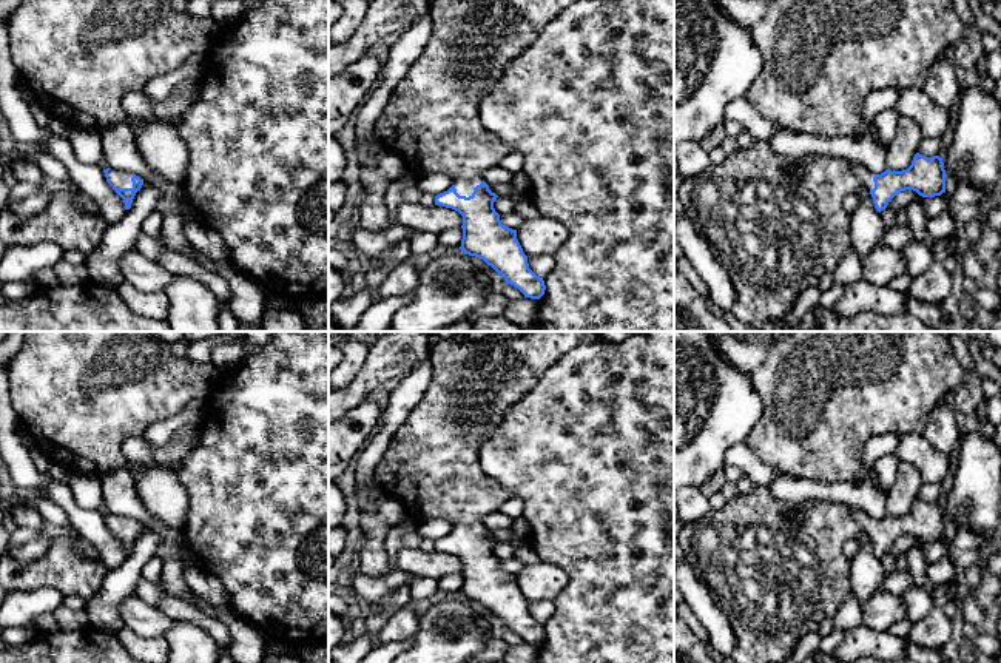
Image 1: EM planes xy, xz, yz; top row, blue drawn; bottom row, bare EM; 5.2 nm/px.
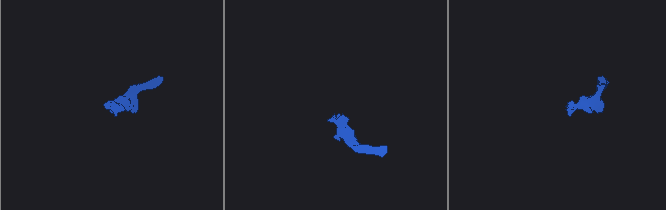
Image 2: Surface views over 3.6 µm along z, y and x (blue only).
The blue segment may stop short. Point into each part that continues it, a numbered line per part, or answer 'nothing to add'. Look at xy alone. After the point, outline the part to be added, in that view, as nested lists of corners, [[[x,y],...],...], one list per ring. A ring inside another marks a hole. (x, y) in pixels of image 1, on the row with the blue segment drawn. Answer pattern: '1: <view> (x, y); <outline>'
1: xy (121, 179); [[[110,170],[108,179],[116,188],[133,188],[133,174],[122,170]]]

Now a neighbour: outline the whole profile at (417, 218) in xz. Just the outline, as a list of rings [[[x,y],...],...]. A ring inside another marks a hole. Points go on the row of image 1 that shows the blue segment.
[[[403,202],[396,208],[396,224],[410,233],[435,233],[440,234],[450,228],[463,225],[463,216],[441,205],[423,205],[415,202]]]

